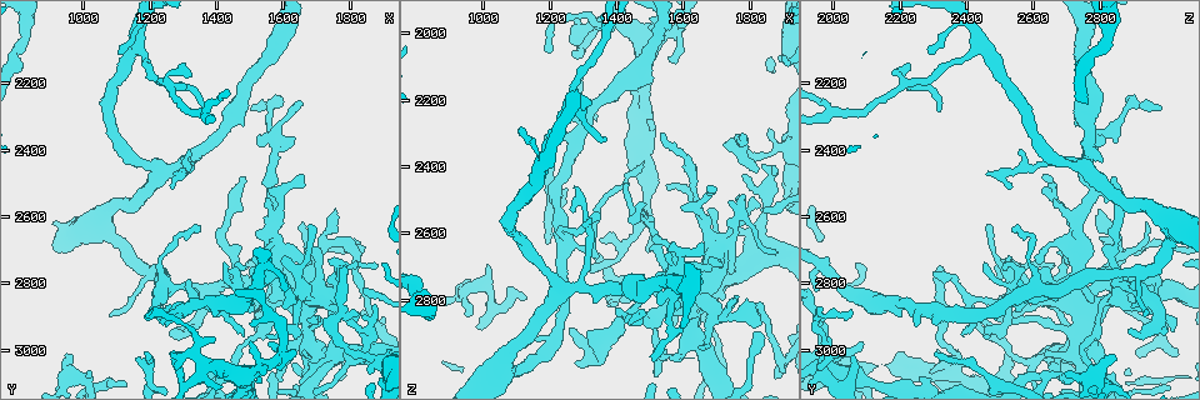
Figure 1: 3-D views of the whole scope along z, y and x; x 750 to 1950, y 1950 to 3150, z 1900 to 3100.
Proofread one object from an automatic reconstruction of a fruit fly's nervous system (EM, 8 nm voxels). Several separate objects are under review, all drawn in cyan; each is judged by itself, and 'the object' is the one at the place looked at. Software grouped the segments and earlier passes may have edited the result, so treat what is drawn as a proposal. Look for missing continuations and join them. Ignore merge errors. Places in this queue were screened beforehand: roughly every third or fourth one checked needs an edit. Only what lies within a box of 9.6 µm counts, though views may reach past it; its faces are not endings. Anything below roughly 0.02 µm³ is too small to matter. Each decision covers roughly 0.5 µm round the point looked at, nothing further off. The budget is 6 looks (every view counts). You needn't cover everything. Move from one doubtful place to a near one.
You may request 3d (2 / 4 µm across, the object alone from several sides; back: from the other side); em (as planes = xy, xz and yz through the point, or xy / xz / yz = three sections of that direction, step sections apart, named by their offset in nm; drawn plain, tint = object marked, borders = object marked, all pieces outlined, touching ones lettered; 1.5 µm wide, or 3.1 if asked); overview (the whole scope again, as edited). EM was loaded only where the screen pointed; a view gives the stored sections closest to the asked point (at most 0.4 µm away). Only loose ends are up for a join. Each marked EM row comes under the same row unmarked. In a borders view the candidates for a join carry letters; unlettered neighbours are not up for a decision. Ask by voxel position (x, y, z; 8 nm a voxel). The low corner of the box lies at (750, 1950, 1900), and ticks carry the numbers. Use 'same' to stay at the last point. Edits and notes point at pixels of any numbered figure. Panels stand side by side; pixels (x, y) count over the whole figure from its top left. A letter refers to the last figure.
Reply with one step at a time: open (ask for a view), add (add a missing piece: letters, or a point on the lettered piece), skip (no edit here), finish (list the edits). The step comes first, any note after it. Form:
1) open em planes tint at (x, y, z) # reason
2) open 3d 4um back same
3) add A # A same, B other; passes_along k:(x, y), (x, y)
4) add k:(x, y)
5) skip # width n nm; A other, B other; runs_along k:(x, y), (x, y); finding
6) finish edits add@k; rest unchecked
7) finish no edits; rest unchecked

open em planes borders at (1540, 2770, 2300) # branch stops here

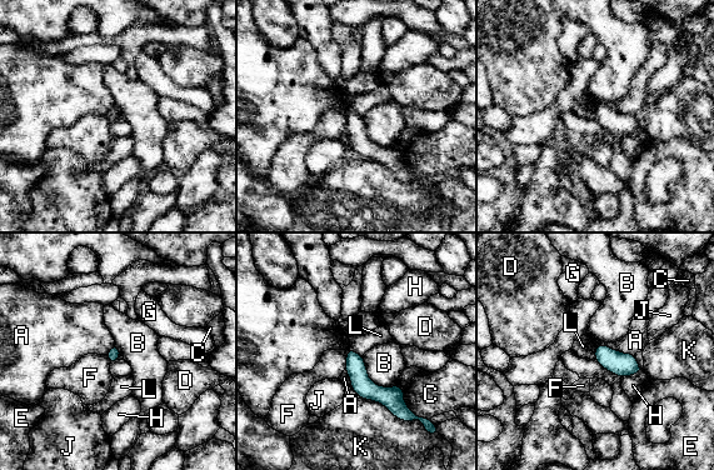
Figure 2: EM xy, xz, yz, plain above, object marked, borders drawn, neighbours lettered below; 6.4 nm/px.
skip # A other, B other, C other, D other, E other, F other, G other, H other, J other, K other, L other; no lettered piece goes on from it

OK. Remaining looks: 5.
open em planes tint at (1600, 2730, 2520) # free end

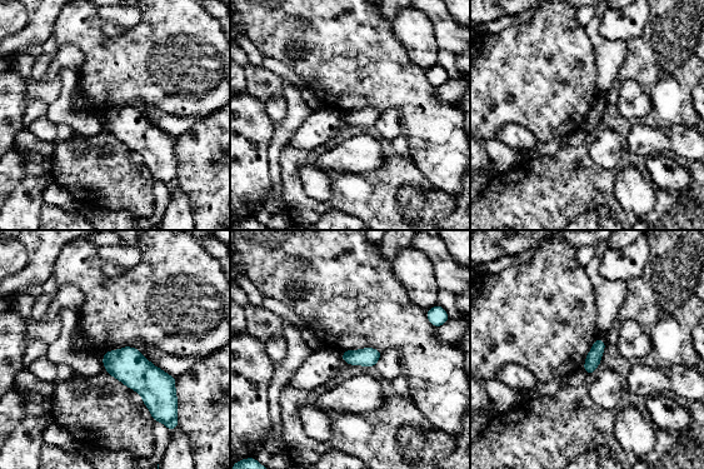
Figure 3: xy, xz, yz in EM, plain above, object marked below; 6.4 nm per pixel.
open em planes borders same

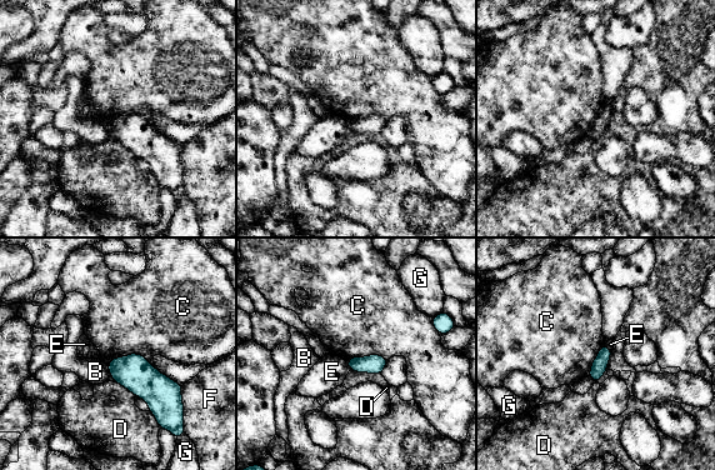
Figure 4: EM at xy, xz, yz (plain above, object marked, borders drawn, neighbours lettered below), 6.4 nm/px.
skip # B other, C other, D other, E other, F other, G other; border 4:(150, 363), (128, 354), (108, 365); none of them fits

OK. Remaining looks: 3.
open 3d 2um at (1360, 2290, 2320) # thin end

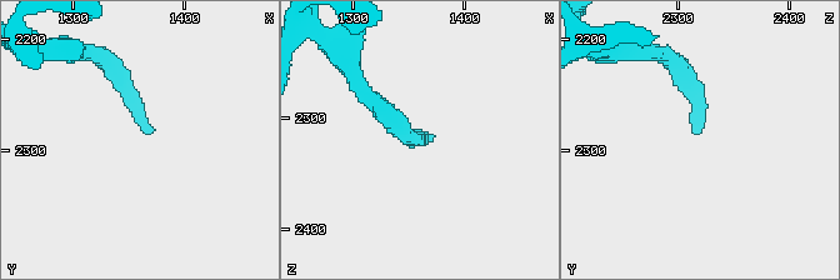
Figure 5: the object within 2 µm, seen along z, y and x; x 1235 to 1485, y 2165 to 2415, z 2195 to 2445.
open em planes borders at (1366, 2284, 2322)

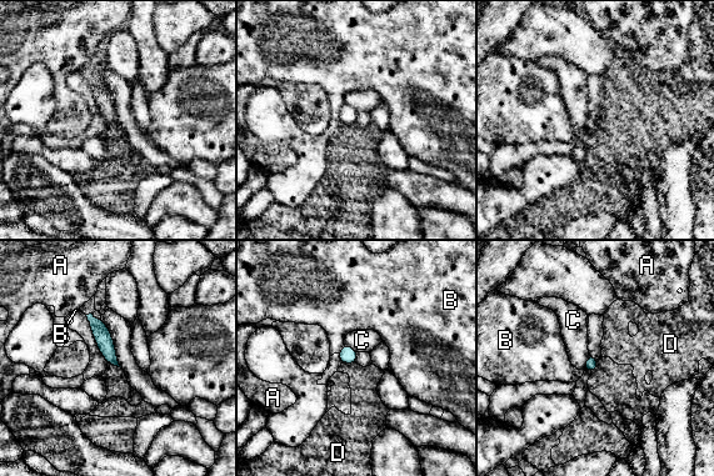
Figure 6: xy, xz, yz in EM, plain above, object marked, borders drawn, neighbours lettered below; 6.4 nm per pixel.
skip # longest_contact C 110 nm; A other, B other, C other, D other; runs_along 6:(90, 317), (100, 330), (114, 361); none of them fits

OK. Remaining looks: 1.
finish no edits; rest unchecked

